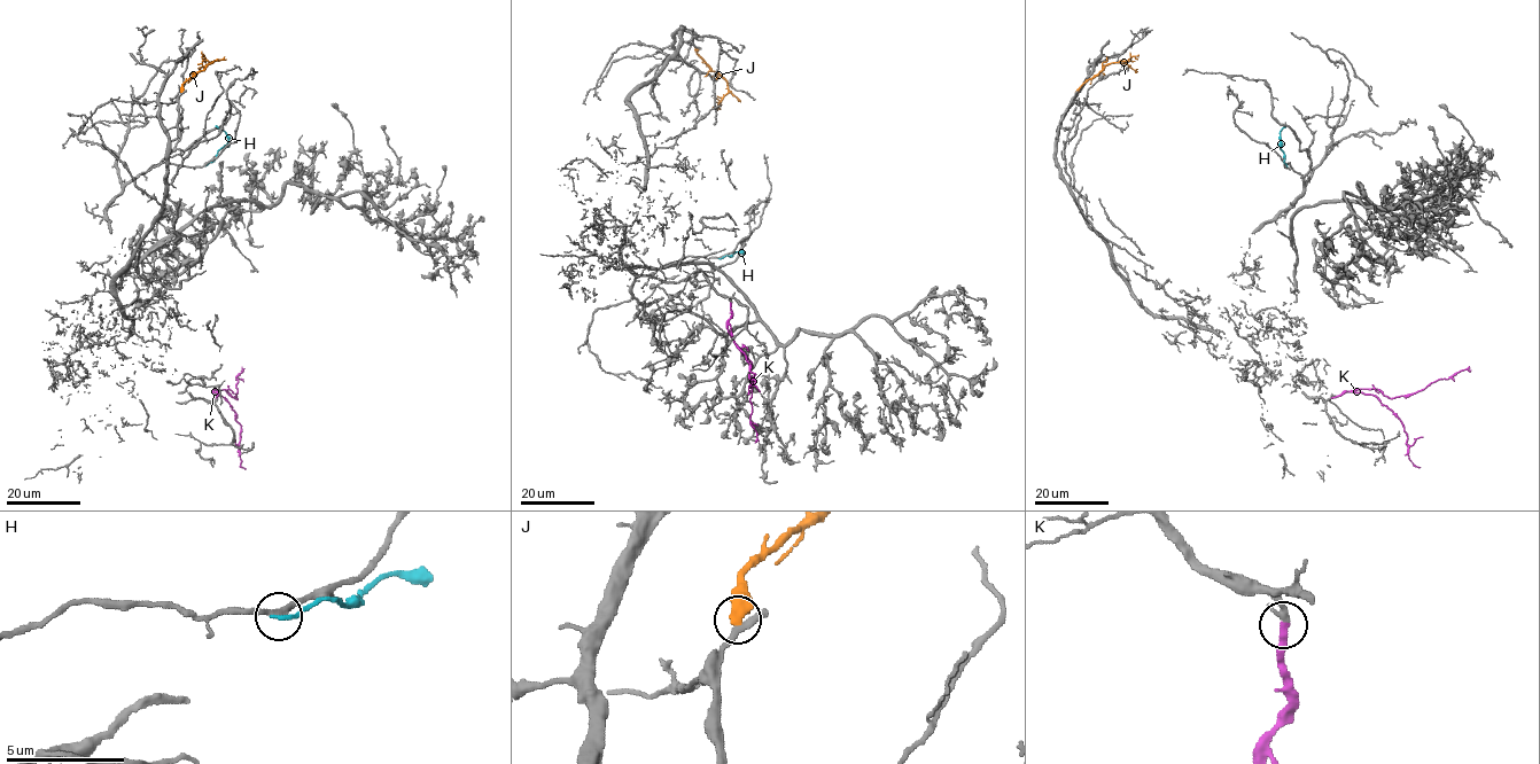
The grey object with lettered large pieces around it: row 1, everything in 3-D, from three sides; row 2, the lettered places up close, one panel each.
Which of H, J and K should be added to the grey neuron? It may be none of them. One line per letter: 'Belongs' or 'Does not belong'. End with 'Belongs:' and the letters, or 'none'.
H: Does not belong
J: Does not belong
K: Belongs
Belongs: K

